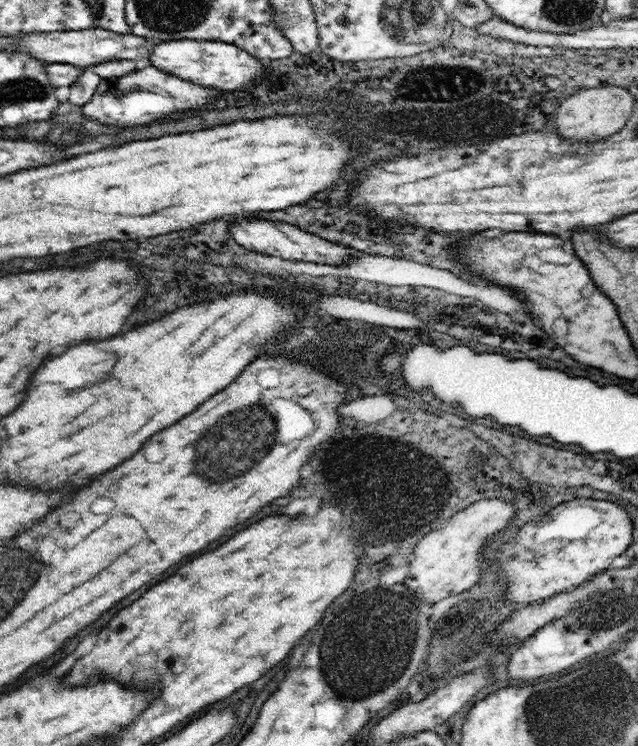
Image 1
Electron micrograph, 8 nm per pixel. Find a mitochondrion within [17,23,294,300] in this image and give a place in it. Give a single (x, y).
(35, 84)

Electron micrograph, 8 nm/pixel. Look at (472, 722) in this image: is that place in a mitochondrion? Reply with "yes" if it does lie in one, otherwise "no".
no

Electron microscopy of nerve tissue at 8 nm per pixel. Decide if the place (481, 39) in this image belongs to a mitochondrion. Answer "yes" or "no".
no

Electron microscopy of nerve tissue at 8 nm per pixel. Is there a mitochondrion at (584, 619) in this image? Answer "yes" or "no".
yes

